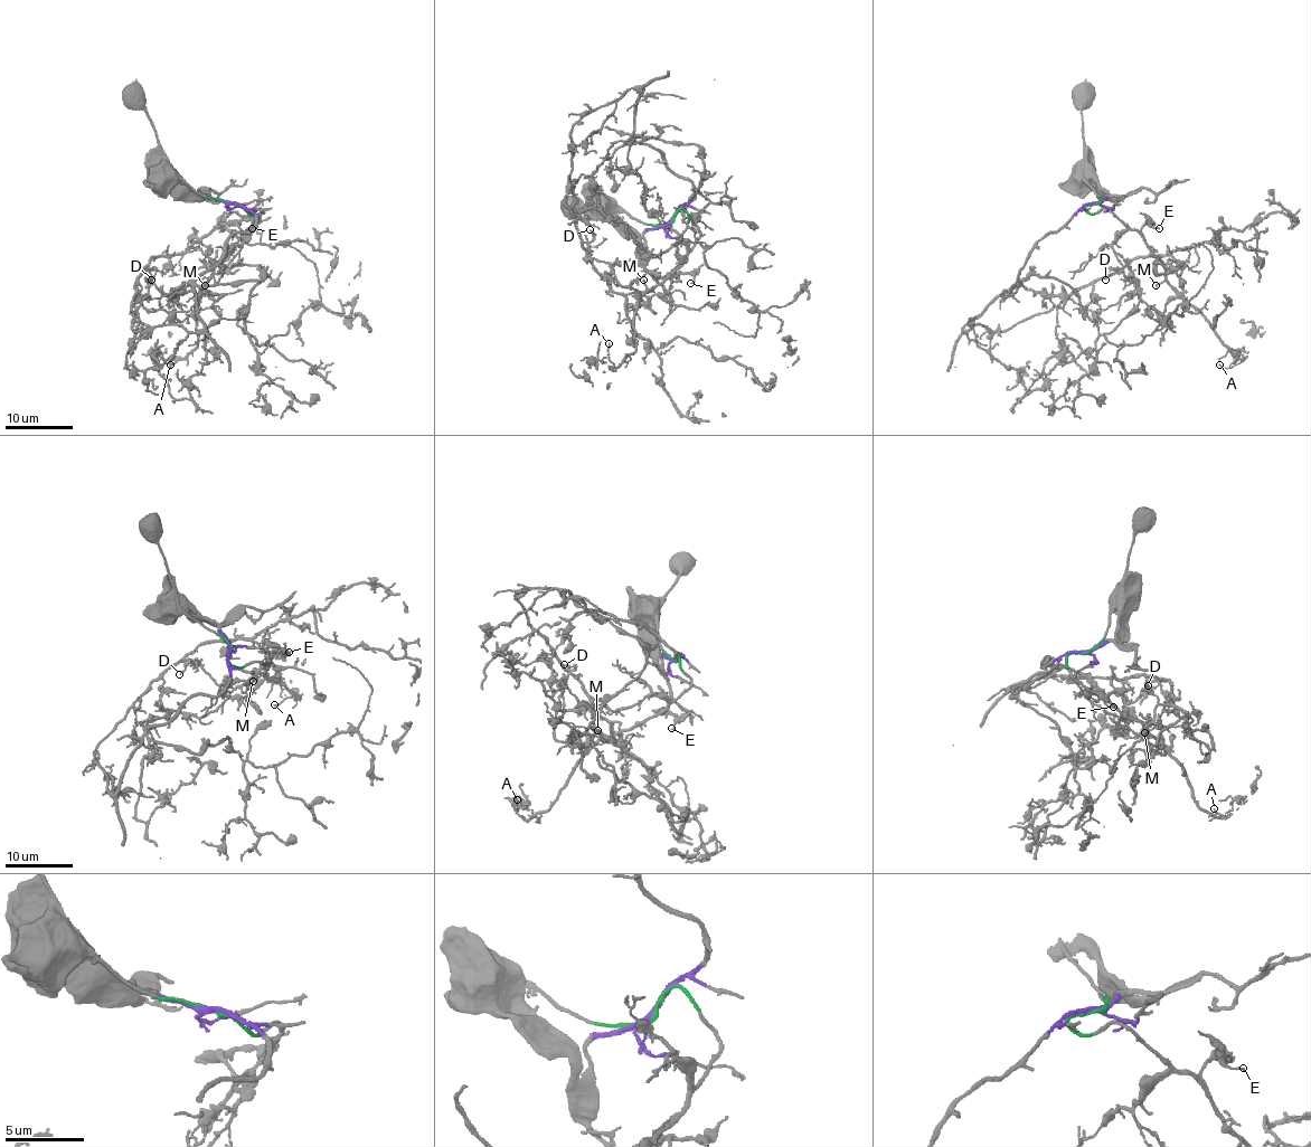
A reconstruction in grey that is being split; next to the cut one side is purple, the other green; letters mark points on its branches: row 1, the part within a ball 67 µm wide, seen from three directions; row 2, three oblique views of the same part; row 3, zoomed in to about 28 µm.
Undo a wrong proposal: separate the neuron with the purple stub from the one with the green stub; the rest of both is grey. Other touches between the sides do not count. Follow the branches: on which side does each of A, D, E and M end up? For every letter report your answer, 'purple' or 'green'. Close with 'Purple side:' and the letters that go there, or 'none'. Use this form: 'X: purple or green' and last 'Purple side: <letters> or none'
A: green
D: purple
E: green
M: green
Purple side: D

